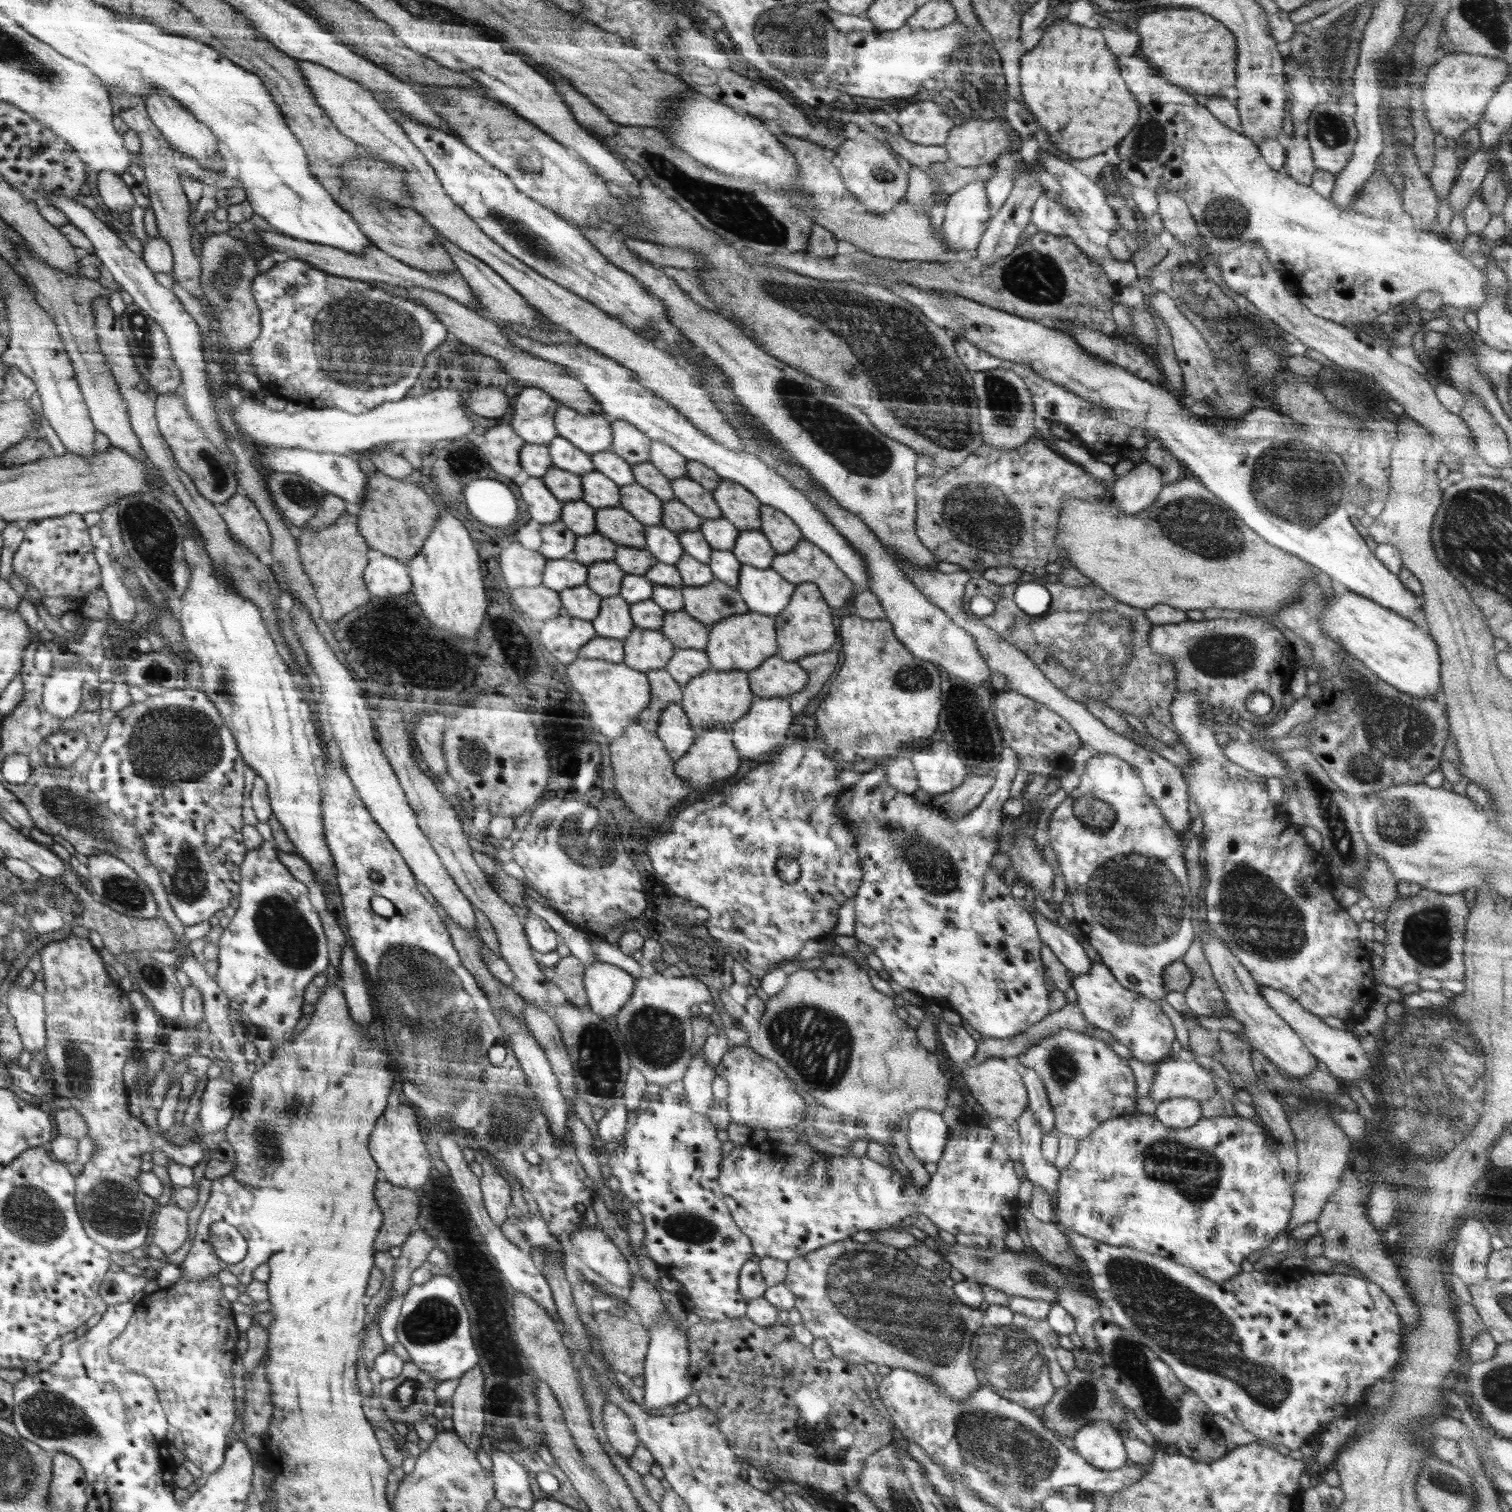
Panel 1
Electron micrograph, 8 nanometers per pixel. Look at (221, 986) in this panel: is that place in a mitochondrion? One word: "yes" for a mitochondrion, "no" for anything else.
no

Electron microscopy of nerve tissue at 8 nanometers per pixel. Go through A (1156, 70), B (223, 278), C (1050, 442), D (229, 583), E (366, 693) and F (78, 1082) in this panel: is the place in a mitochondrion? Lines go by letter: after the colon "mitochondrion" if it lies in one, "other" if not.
A: other
B: mitochondrion
C: other
D: other
E: other
F: mitochondrion

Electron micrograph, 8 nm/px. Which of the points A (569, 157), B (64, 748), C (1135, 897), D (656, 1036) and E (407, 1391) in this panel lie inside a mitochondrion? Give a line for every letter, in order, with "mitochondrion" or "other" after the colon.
A: other
B: other
C: mitochondrion
D: mitochondrion
E: mitochondrion

